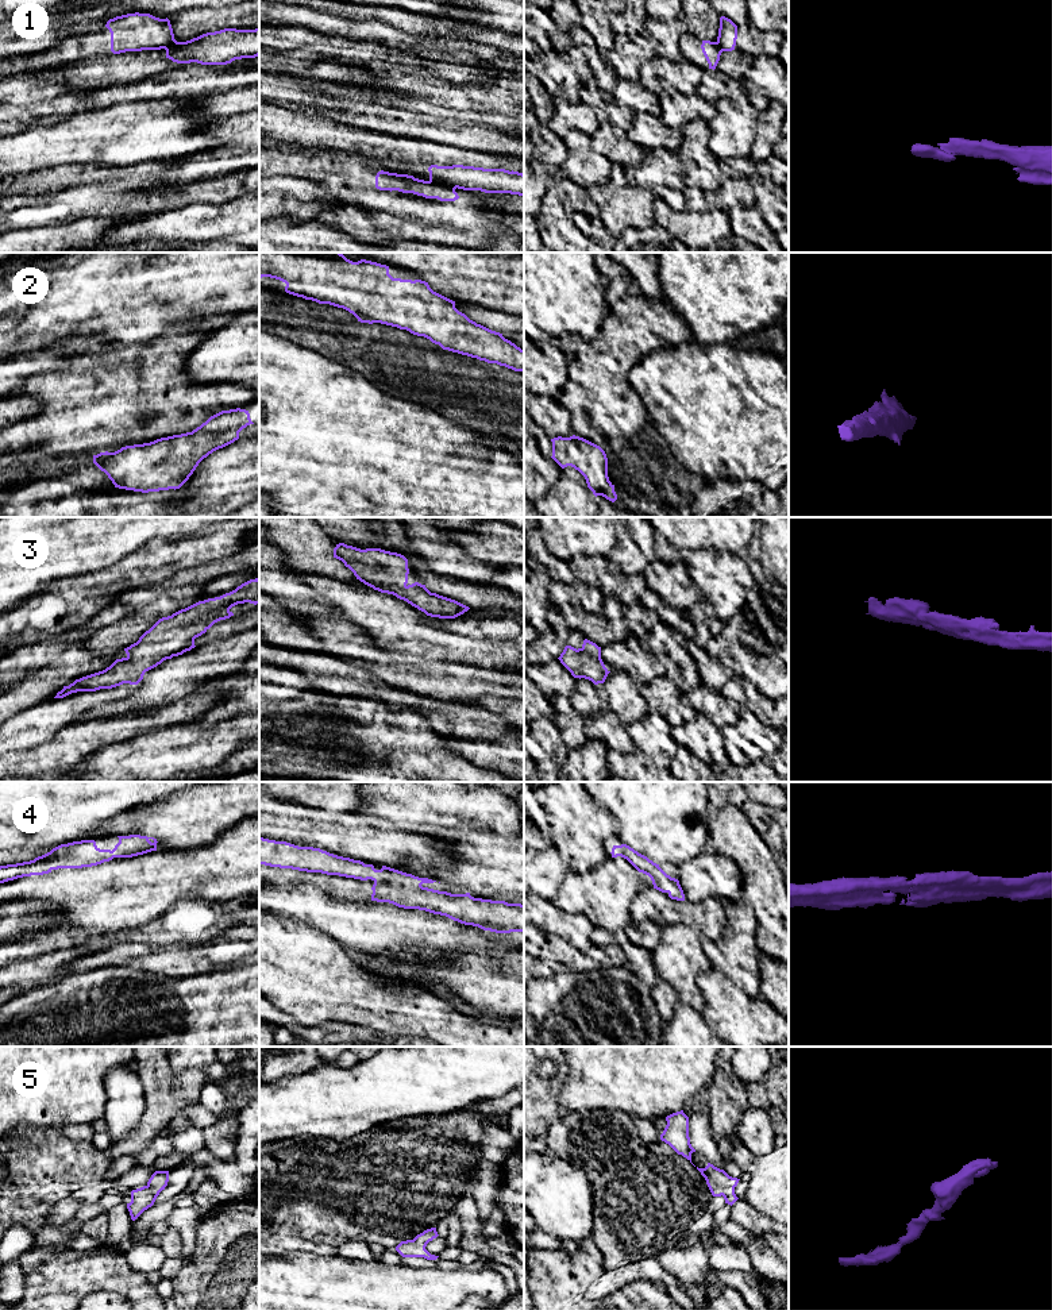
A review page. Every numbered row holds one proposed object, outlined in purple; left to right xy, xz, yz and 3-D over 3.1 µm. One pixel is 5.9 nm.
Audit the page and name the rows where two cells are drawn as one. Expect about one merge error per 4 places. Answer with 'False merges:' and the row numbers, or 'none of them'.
False merges: 1

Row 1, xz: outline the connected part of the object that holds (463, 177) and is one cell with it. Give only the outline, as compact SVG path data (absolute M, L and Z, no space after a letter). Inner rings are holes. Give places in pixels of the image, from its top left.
M431 165L428 172L429 181L454 189L524 196L524 174L519 172L463 165Z

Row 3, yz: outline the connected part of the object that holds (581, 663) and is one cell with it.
M587 639L578 650L566 646L558 659L574 678L585 678L594 685L604 683L610 673L601 659L601 647Z

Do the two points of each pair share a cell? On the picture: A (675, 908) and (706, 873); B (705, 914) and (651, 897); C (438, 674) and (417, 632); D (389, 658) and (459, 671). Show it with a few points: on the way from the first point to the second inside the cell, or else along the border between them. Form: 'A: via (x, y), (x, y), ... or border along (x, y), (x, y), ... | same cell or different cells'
A: border along (717, 900), (705, 897), (694, 902), (685, 901) | different cells
B: via (692, 913), (665, 910) | same cell
C: border along (400, 652), (462, 663) | different cells
D: via (407, 671), (442, 671) | same cell

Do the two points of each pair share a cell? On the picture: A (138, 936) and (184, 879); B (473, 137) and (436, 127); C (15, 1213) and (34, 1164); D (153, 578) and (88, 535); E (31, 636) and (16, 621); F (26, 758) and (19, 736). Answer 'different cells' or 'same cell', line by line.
A: different cells
B: same cell
C: same cell
D: different cells
E: same cell
F: different cells

